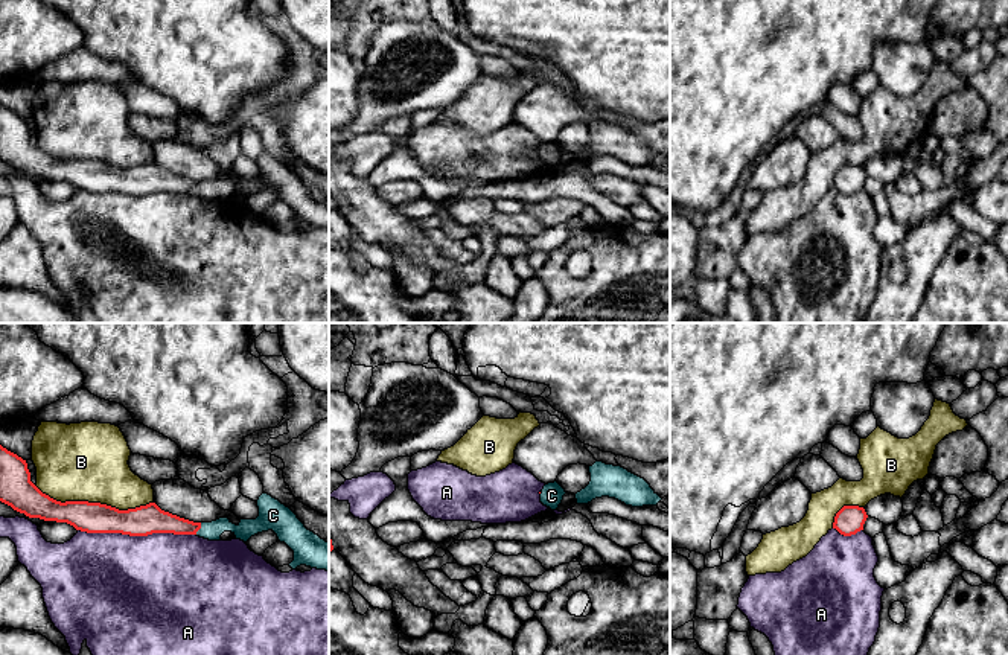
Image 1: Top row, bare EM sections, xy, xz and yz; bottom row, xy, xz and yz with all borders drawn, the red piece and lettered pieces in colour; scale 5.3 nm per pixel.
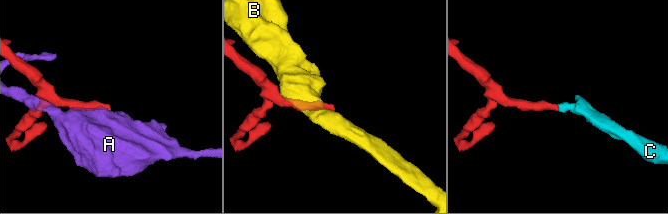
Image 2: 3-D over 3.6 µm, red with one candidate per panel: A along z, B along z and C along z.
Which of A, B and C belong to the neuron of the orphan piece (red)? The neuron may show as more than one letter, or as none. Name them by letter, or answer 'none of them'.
C

